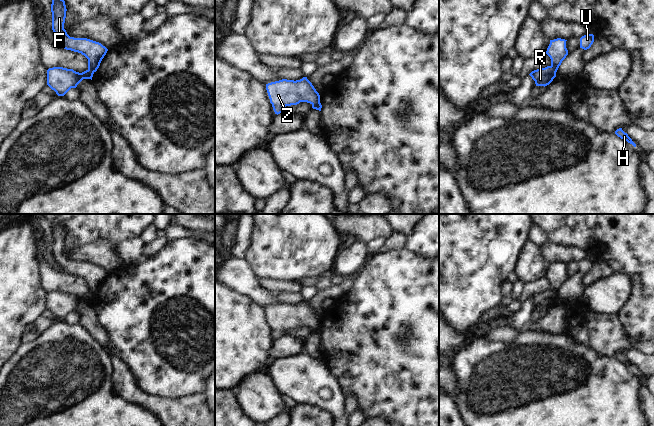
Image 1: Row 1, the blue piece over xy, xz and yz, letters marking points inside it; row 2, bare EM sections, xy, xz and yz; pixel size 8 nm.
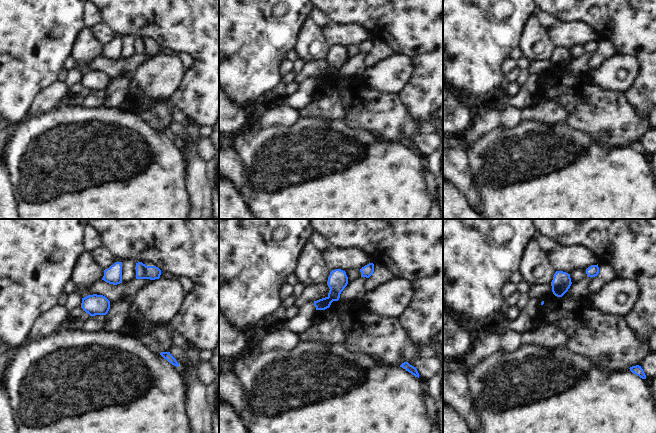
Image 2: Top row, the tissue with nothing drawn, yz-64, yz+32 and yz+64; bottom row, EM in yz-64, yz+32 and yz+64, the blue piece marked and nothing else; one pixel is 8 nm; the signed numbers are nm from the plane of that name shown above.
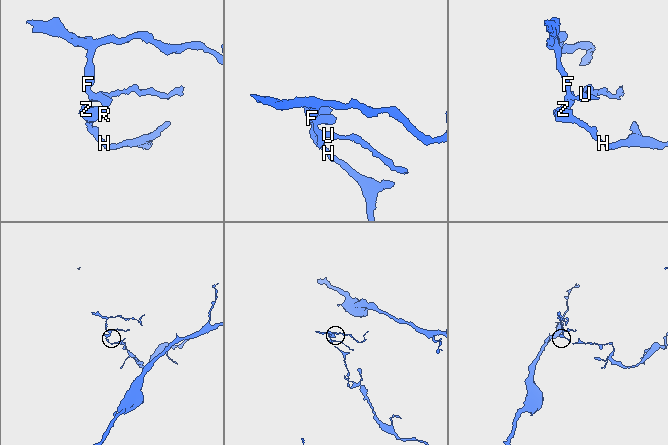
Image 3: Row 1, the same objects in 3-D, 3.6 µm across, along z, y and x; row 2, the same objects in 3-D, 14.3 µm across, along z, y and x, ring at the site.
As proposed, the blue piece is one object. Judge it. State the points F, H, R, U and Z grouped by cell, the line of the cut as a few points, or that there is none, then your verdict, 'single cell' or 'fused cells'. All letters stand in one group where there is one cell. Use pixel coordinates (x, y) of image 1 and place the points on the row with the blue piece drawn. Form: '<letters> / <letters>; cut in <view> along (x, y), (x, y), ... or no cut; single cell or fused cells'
F U / H R Z; cut in yz along (550, 66), (555, 72); fused cells

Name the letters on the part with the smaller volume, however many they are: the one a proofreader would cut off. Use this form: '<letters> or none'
F, U

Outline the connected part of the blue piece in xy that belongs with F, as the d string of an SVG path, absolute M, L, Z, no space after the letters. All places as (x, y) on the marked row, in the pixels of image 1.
M52 0L52 30L54 35L64 49L84 55L88 59L88 69L96 72L108 49L101 43L87 38L70 37L64 29L66 11L64 0Z

